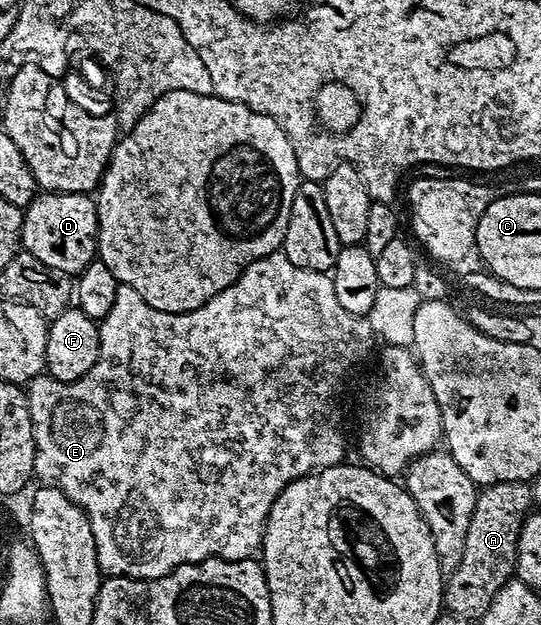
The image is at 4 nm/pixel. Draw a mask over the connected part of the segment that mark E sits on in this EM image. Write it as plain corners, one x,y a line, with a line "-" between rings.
281,250
273,251
265,259
252,261
247,267
242,268
241,277
232,285
228,285
228,289
224,289
219,295
212,297
204,305
200,305
200,309
192,309
184,313
168,313
160,309
152,309
152,305
148,305
148,301
144,301
144,297
140,297
140,293
136,293
136,289
120,285
116,289
116,301
112,304
108,317
100,320
98,336
100,337
100,353
98,354
96,365
92,365
92,369
87,375
71,383
65,383
64,381
51,379
49,375
43,373
38,378
31,379
28,384
32,429
34,430
34,444
36,445
34,473
39,480
42,478
42,481
49,481
53,486
60,488
86,514
88,521
92,525
92,537
96,541
98,565
102,568
103,572
107,576
126,575
130,579
159,579
162,575
167,575
169,571
176,570
180,565
184,565
185,563
203,563
205,559
251,558
261,548
262,534
266,528
268,513
272,509
276,497
280,497
280,493
285,487
292,481
296,481
305,475
310,475
314,471
320,471
324,467
335,467
337,463
343,462
347,458
346,386
349,385
350,378
354,375
354,370
370,354
372,354
371,356
375,354
374,343
376,344
376,336
369,318
365,315
348,313
348,309
344,309
344,305
340,305
340,301
336,297
336,285
333,278
327,272
300,269
300,265
292,265
292,261
288,261
288,257

